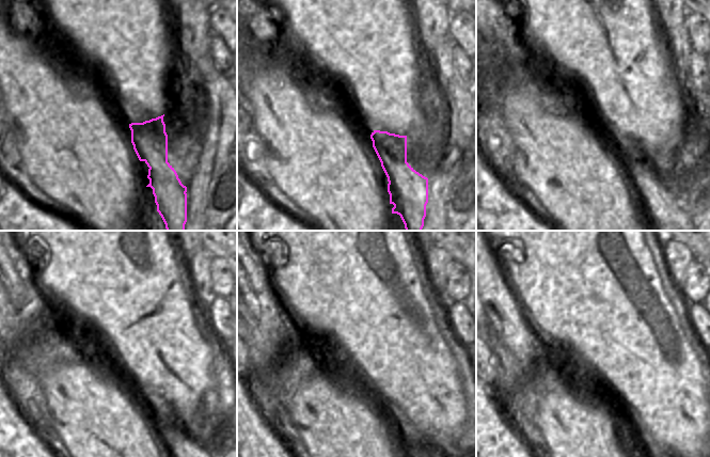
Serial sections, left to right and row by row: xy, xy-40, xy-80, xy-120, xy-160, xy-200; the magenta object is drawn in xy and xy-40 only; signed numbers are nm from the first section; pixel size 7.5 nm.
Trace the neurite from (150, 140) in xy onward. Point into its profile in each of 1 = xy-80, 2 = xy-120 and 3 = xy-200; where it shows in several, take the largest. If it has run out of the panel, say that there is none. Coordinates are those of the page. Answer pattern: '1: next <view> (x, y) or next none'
1: next xy-80 (657, 207)
2: next xy-120 (187, 447)
3: next xy-200 (651, 447)

